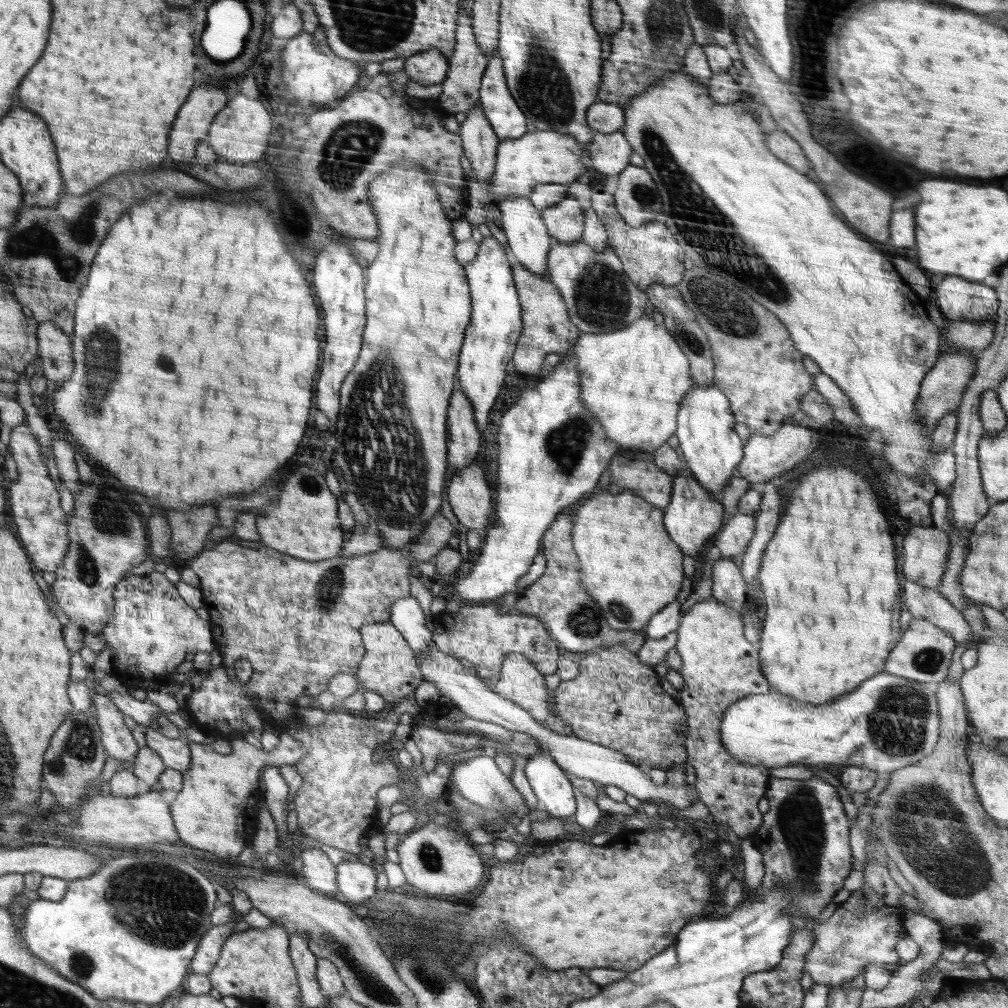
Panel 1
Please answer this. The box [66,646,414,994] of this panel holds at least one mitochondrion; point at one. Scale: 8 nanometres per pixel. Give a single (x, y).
(163, 905)

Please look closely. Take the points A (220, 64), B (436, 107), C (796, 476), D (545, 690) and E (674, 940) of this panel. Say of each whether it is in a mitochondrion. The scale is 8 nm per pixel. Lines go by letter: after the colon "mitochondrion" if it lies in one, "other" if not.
A: other
B: other
C: other
D: other
E: other

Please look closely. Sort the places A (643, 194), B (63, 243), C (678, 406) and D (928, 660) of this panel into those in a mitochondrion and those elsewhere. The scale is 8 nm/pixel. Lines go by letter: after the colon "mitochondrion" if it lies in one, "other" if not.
A: mitochondrion
B: mitochondrion
C: other
D: mitochondrion

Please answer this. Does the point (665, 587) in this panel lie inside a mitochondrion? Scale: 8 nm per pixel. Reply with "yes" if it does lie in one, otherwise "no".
no

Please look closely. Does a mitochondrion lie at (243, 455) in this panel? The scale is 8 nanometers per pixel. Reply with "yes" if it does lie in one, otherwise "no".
no

